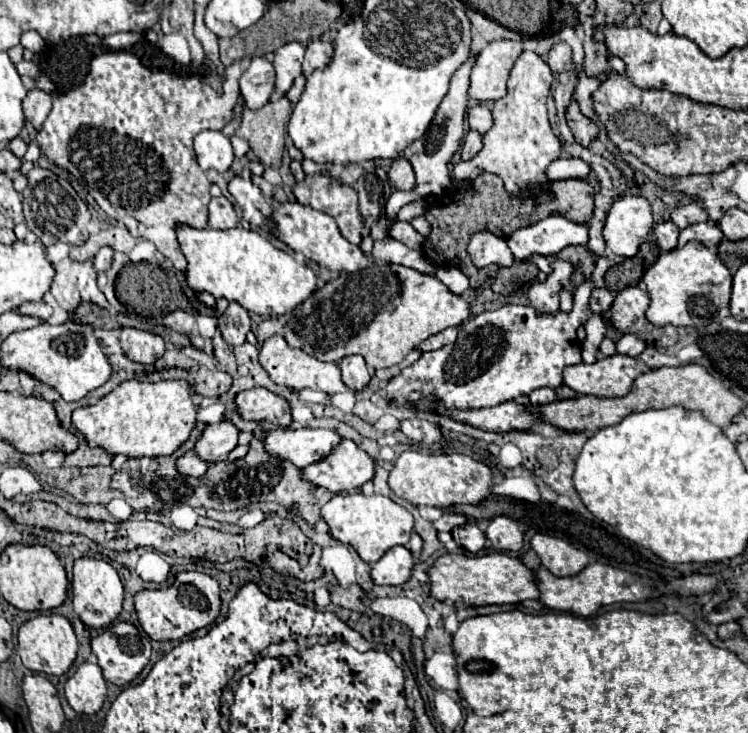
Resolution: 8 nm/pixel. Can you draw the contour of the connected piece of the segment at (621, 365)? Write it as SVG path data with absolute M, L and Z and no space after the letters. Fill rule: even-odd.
M614 354L594 364L574 364L564 368L564 384L578 394L616 398L630 392L632 382L642 372L636 370L636 360Z

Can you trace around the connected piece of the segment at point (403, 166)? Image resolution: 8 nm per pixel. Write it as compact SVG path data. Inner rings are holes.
M396 158L388 170L388 180L394 184L396 190L414 190L414 170L406 158Z

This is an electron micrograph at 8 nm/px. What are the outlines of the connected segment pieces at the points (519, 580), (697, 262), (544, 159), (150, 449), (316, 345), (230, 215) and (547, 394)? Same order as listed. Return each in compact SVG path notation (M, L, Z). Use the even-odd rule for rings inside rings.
M502 552L466 556L466 554L444 554L434 560L428 568L430 576L430 596L436 600L464 602L468 606L486 604L516 604L528 598L538 598L538 588L534 584L534 572L528 570L518 558Z
M690 242L684 248L674 248L658 256L644 272L640 286L650 296L646 318L654 326L708 326L720 308L728 306L732 292L730 270L720 262L718 254L704 244Z
M524 50L510 72L508 94L494 102L494 126L484 134L484 148L472 160L484 172L500 176L510 194L518 194L526 184L546 182L546 164L560 156L562 144L550 128L546 110L550 82L550 66L538 54Z
M126 380L102 396L96 404L76 408L72 412L72 426L86 438L90 448L102 448L110 456L170 456L188 440L192 428L196 426L196 404L192 400L190 386L184 380Z
M374 264L362 272L346 274L324 282L308 300L304 300L292 318L284 324L284 340L290 348L300 348L306 354L338 364L344 356L358 354L366 360L368 368L388 368L400 364L408 352L412 352L428 336L434 336L450 326L460 326L468 318L468 304L452 294L440 280L426 276L418 270L396 266L396 264Z
M218 196L218 198L210 200L210 204L208 204L208 226L218 228L218 230L228 230L228 228L238 226L234 206L228 198Z
M538 388L528 398L532 404L550 404L556 400L556 392L554 392L554 388Z

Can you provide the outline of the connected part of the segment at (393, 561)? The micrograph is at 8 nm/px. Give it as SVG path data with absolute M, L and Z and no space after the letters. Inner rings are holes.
M394 546L376 564L372 564L372 570L370 570L372 582L400 586L410 578L414 564L416 560L412 552L408 552L404 546Z

